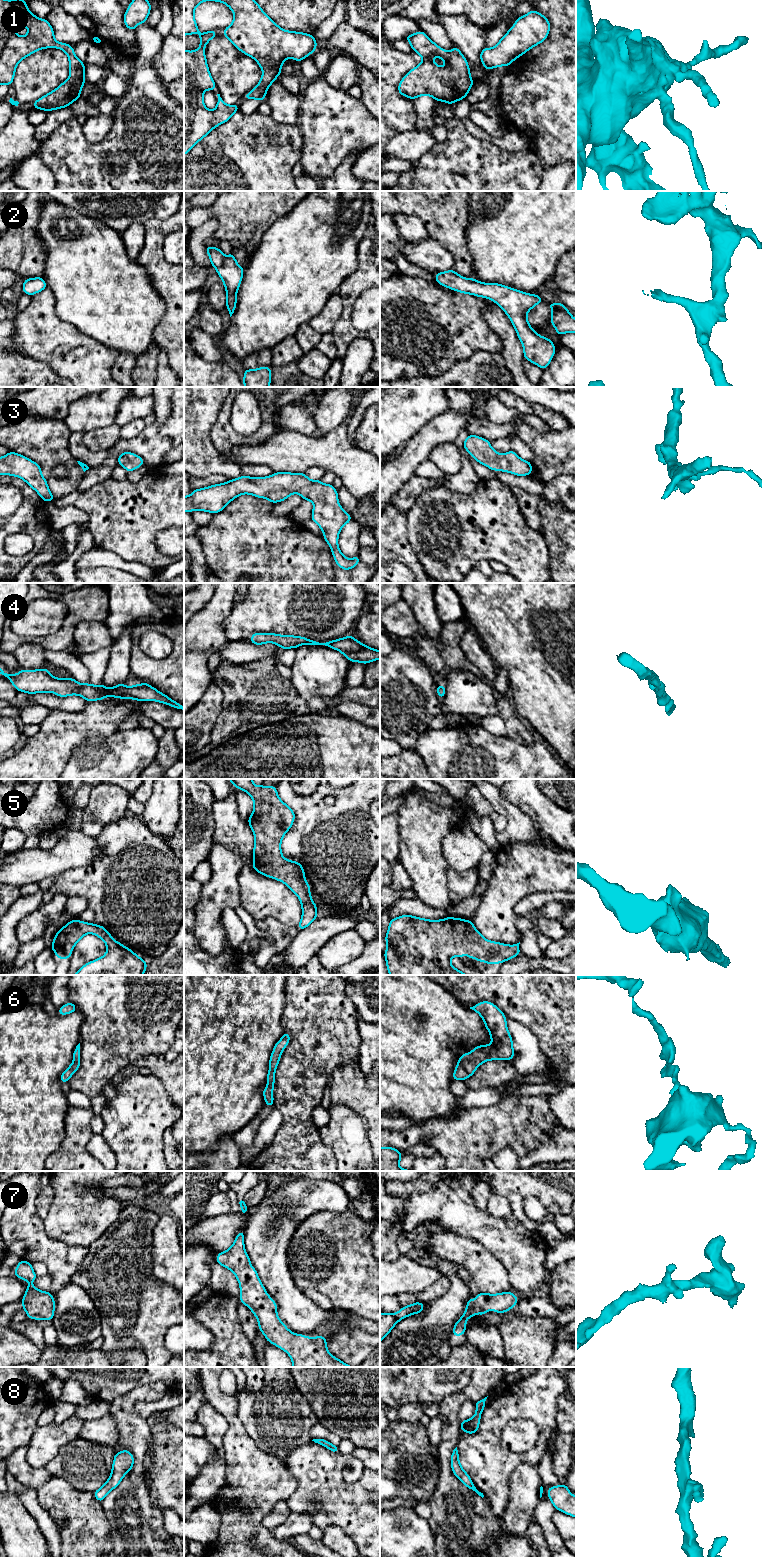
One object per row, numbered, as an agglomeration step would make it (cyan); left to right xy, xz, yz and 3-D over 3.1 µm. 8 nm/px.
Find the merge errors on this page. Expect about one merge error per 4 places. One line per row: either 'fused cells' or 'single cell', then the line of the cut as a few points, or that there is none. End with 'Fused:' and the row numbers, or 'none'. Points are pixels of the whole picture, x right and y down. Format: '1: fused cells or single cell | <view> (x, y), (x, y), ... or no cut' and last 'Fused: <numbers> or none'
1: single cell | no cut
2: single cell | no cut
3: single cell | no cut
4: single cell | no cut
5: single cell | no cut
6: single cell | no cut
7: single cell | no cut
8: single cell | no cut
Fused: none

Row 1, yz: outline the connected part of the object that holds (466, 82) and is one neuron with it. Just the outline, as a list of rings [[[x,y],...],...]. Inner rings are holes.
[[[423,31],[408,35],[405,39],[423,61],[402,78],[398,85],[398,92],[402,96],[414,100],[427,95],[449,105],[466,98],[474,81],[467,60],[457,47],[454,46],[448,52],[435,44]],[[434,56],[444,60],[446,65],[438,66],[432,60]]]

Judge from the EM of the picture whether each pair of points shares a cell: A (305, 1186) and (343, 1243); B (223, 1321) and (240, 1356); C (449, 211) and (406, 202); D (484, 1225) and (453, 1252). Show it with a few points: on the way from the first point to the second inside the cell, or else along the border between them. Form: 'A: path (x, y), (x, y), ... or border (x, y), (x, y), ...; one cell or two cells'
A: border (345, 1211), (315, 1211), (300, 1222); two cells
B: path (227, 1330), (231, 1347); one cell
C: path (438, 211), (428, 211), (417, 204); one cell
D: border (447, 1230), (473, 1238), (489, 1251); two cells

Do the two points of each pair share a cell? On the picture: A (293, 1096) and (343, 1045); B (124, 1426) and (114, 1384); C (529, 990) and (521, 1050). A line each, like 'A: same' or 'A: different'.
A: same
B: different
C: different

